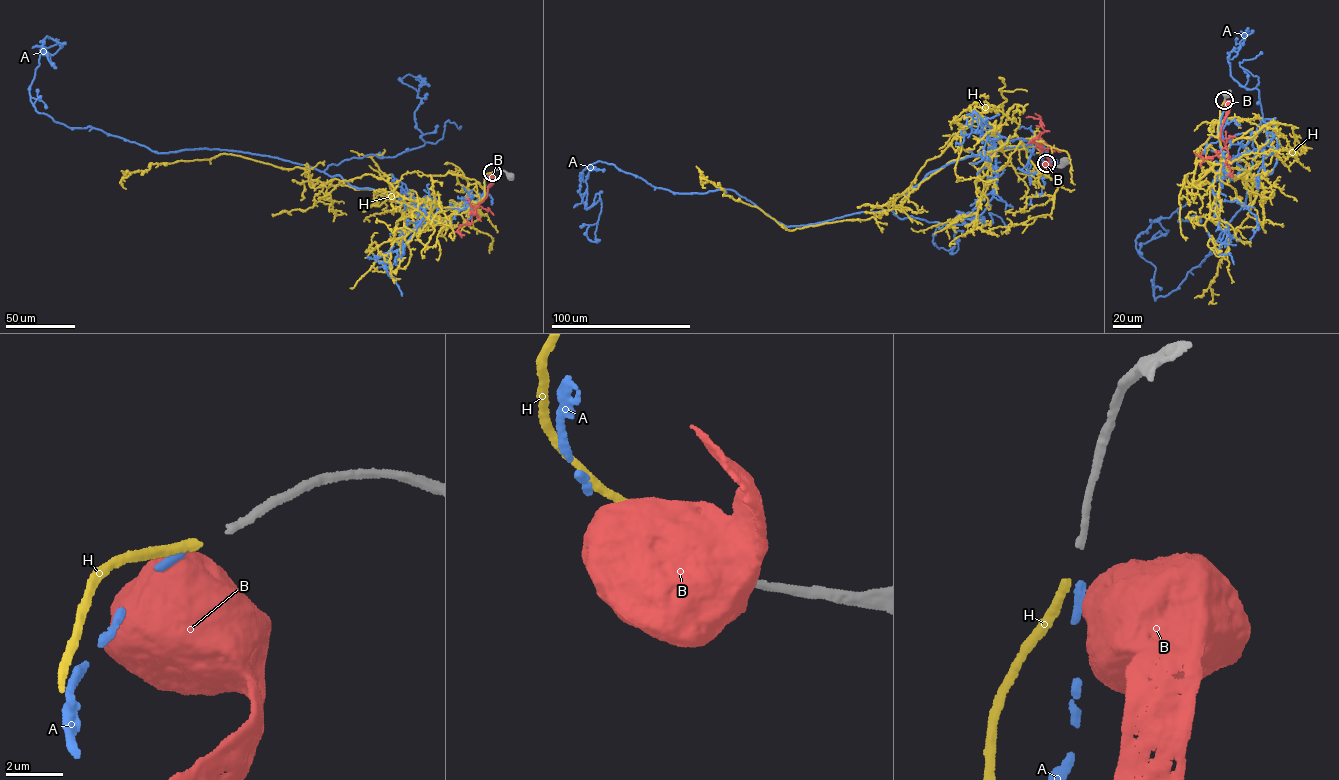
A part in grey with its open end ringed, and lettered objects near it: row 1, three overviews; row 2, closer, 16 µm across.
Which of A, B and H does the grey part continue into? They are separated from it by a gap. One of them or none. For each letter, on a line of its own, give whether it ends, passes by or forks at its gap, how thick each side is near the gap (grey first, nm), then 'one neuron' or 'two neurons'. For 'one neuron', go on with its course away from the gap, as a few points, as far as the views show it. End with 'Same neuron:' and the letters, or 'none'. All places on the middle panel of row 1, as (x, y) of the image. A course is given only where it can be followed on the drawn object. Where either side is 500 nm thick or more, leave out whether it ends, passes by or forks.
A: it ends there; 260 nm thick on the grey side, 320 nm on the other; two neurons
B: 260 nm thick on the grey side, 900 nm on the other; two neurons
H: it ends there; 260 nm thick on the grey side, 300 nm on the other; one neuron; it runs (1045, 161), (1043, 141), (966, 156), (932, 174), (898, 207), (792, 230), (700, 182), (708, 180)
Same neuron: H

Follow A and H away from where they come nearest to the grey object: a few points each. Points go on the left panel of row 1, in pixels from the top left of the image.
A: (490, 173), (467, 206), (423, 208), (266, 155), (156, 152), (39, 113), (45, 37), (56, 68)
H: (491, 173), (477, 202), (429, 212), (227, 154), (151, 164), (121, 180), (126, 189)

